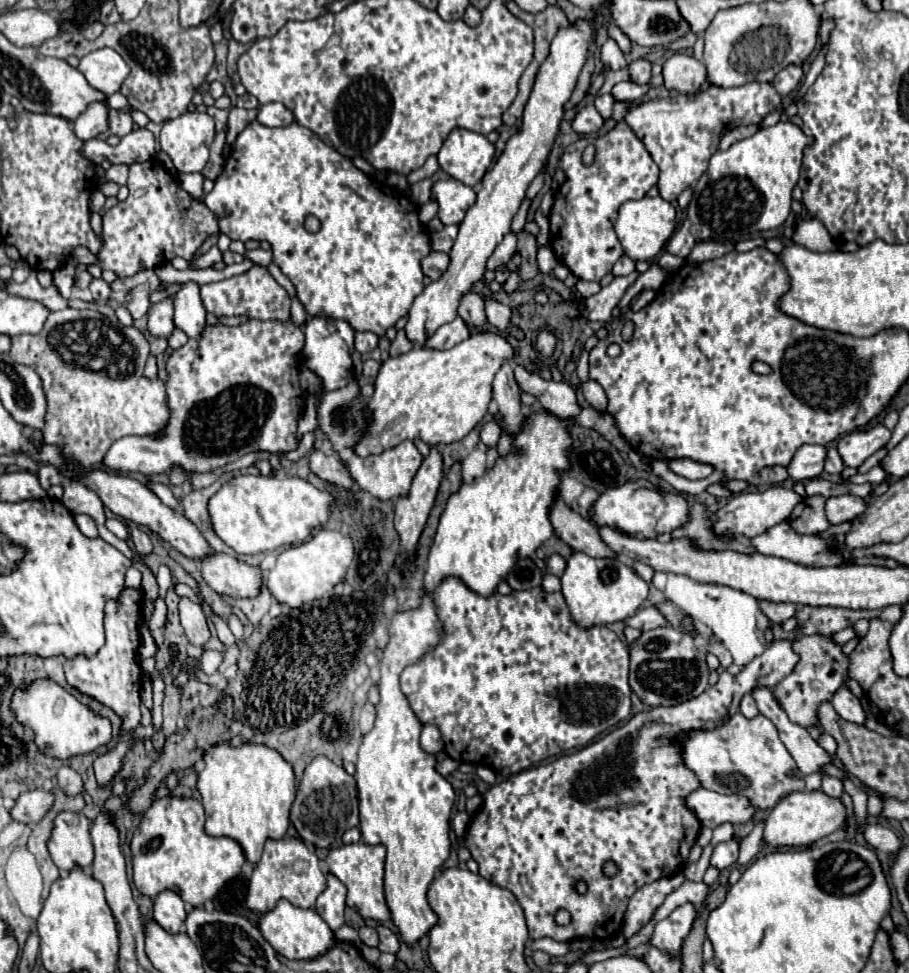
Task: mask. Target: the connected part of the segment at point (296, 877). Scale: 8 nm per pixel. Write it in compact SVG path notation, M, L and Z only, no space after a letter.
M283 838L283 840L267 840L263 856L253 870L247 894L247 908L265 914L275 908L279 900L289 900L297 908L313 908L317 896L327 886L327 878L319 866L319 860L313 852L305 848L301 840Z

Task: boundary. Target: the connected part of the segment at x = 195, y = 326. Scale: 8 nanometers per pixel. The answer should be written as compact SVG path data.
M183 282L181 290L173 294L175 304L175 326L191 338L199 338L205 328L205 308L199 298L197 282Z

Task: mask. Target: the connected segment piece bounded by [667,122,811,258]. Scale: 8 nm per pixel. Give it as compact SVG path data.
M777 122L775 126L767 126L757 130L753 136L735 142L729 150L719 150L711 156L707 172L693 186L693 198L687 208L687 218L671 238L667 250L681 258L687 258L691 248L701 240L713 240L721 244L737 244L743 240L751 240L757 232L779 228L789 212L791 212L791 192L799 180L803 148L811 144L811 140L803 134L803 130L791 122Z

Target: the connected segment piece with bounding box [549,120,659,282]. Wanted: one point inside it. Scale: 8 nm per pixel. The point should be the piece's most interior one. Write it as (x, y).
(583, 217)

